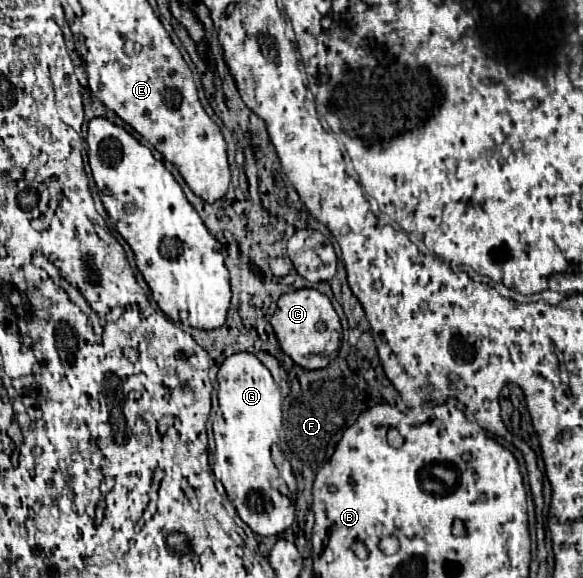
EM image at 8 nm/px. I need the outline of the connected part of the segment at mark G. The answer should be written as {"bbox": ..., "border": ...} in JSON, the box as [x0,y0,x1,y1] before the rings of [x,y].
{"bbox":[212,352,297,536],"border":[[[239,352],[239,354],[229,356],[229,358],[221,364],[221,368],[219,368],[219,372],[217,372],[217,380],[219,380],[219,388],[217,388],[219,410],[217,410],[217,416],[215,416],[215,422],[213,422],[213,434],[215,434],[215,444],[217,444],[217,448],[215,448],[215,464],[212,466],[215,481],[220,481],[222,485],[225,486],[226,495],[222,496],[226,496],[233,502],[239,518],[241,518],[255,534],[259,534],[259,536],[281,534],[281,532],[285,532],[285,530],[293,524],[293,520],[295,520],[295,494],[297,494],[297,484],[295,484],[295,474],[293,474],[293,470],[291,470],[291,464],[289,464],[285,458],[279,458],[279,454],[277,454],[277,456],[273,454],[273,448],[275,448],[277,442],[279,442],[279,433],[282,429],[281,394],[279,394],[279,388],[277,388],[277,384],[273,382],[271,372],[269,372],[253,354],[247,354],[247,352]]]}

